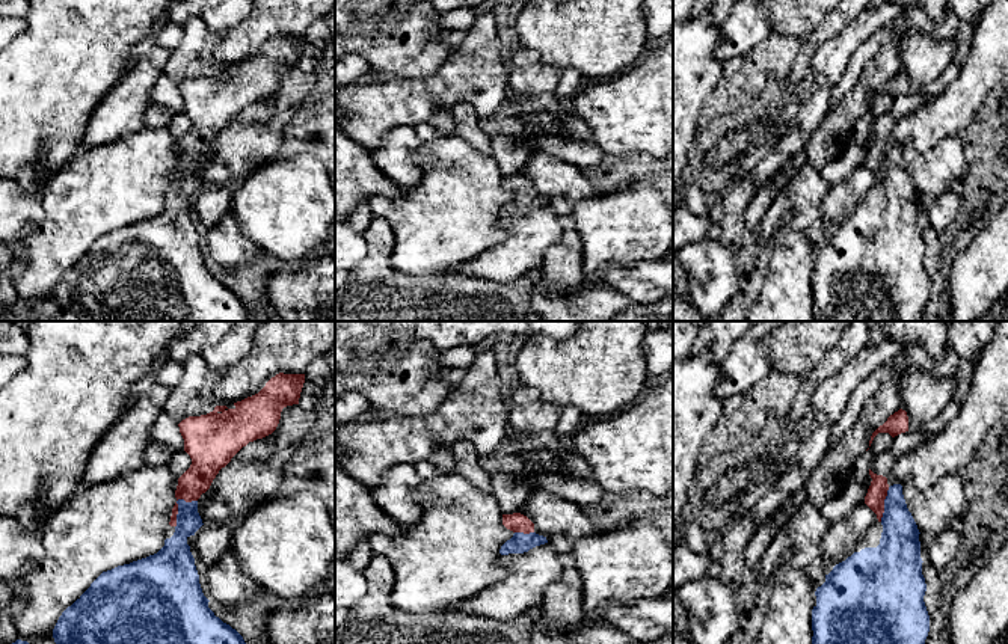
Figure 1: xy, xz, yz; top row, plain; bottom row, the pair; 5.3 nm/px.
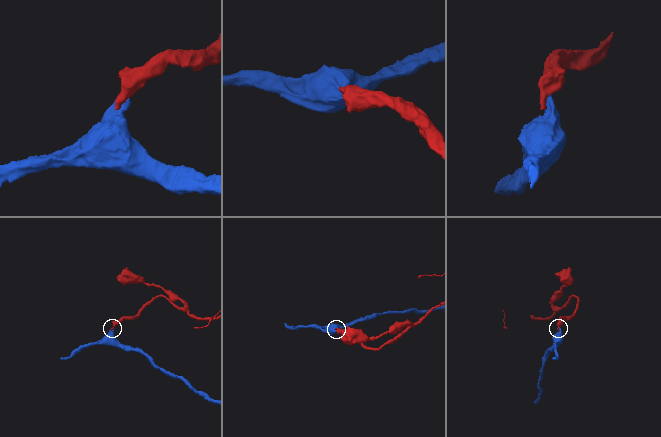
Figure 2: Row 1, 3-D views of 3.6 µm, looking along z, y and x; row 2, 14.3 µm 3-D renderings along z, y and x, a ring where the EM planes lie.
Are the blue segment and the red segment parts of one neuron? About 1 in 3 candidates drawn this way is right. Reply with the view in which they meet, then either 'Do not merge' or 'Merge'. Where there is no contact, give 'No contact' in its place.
Touches blue in yz. Merge

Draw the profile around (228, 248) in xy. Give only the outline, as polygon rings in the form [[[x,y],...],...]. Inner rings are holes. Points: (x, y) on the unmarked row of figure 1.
[[[232,210],[210,228],[208,252],[210,262],[231,270],[249,265],[261,255],[260,249],[243,235]]]

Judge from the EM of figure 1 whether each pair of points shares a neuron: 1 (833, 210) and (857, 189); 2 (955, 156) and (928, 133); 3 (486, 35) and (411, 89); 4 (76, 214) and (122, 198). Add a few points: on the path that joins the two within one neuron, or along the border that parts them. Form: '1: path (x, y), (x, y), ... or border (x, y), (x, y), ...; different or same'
1: path (839, 204), (851, 192); same
2: border (957, 134), (942, 138), (927, 151), (916, 153); different
3: path (470, 55), (435, 89), (430, 89); same
4: path (88, 202), (92, 198), (110, 198); same

